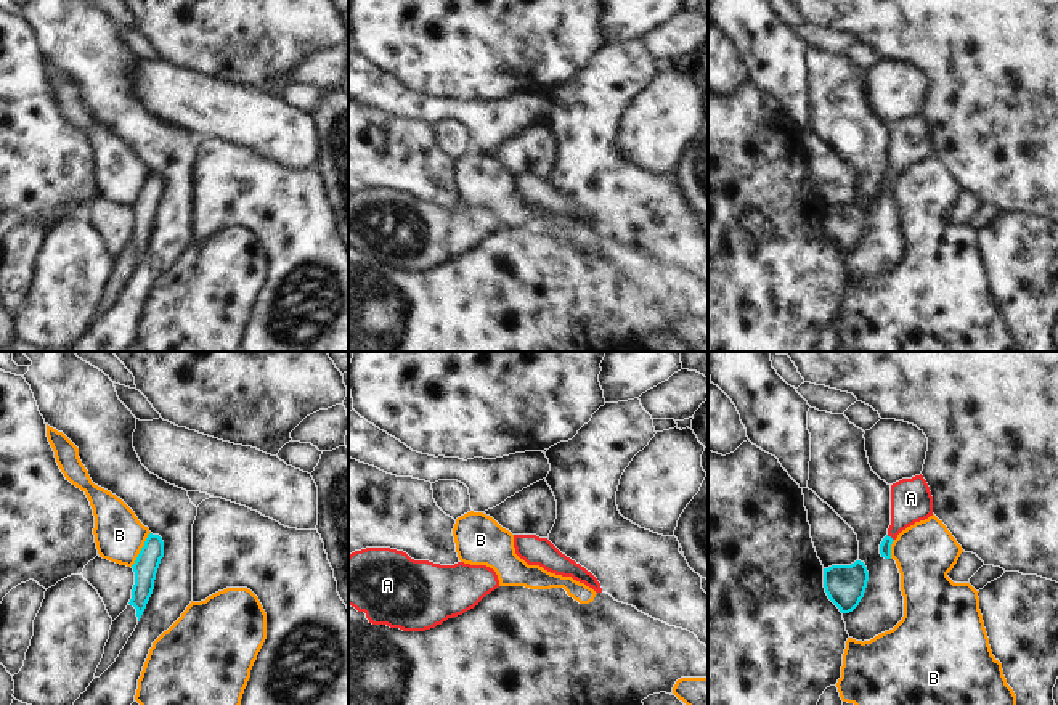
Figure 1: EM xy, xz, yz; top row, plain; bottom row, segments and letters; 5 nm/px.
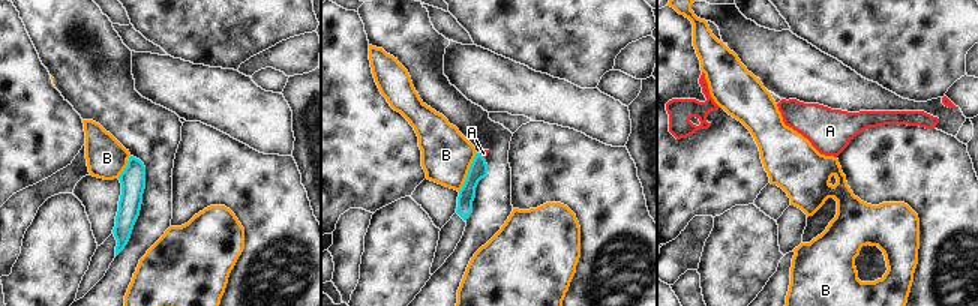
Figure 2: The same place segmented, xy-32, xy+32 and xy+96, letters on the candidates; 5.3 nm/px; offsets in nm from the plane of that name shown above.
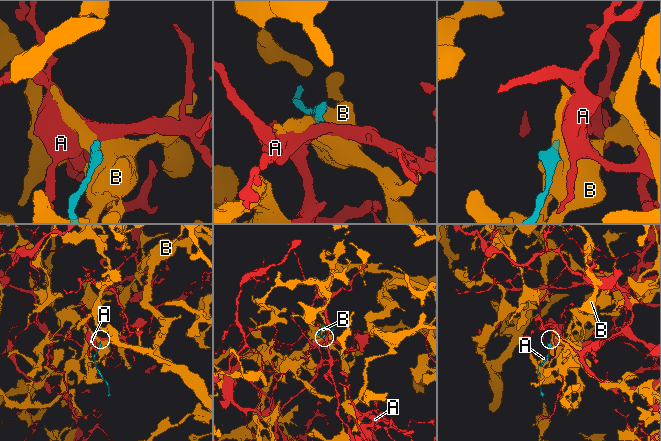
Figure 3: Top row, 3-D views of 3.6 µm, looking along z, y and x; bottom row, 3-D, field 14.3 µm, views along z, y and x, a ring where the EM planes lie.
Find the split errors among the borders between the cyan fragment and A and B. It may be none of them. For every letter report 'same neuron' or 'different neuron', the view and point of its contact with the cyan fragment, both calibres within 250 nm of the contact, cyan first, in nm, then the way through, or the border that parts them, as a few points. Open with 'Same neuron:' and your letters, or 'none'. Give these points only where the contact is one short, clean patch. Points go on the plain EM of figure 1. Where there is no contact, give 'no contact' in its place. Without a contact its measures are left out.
Same neuron: A
A: same neuron | yz (890, 177) | 60/200 nm | across yz (885, 188), (890, 177), (911, 138)
B: different neuron | xy (142, 190) | 120/240 nm | along xy (150, 172), (130, 206)

